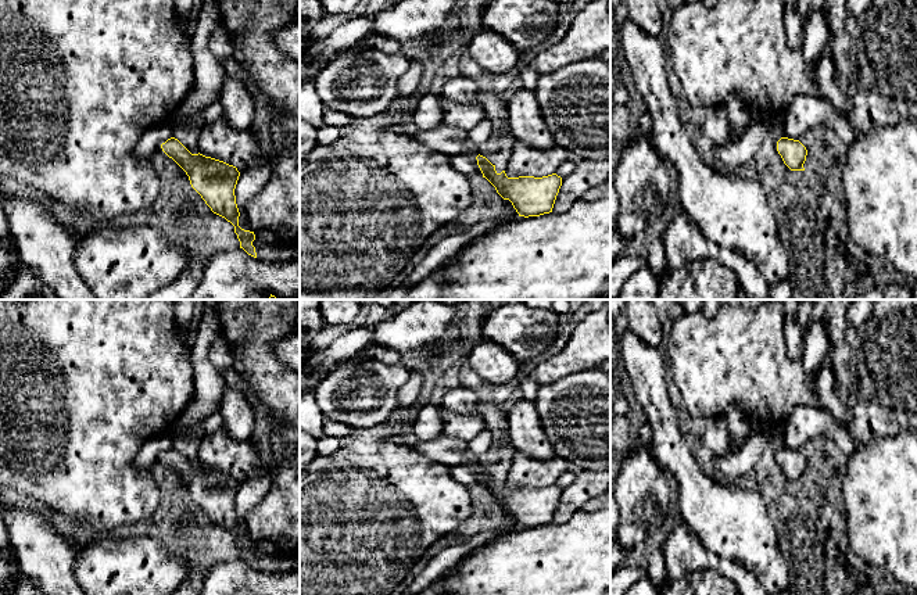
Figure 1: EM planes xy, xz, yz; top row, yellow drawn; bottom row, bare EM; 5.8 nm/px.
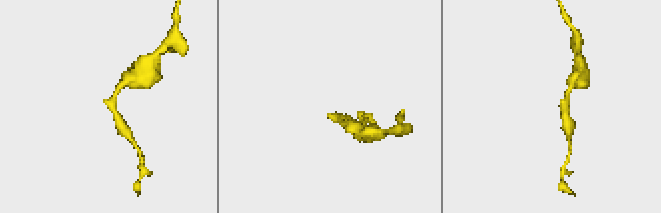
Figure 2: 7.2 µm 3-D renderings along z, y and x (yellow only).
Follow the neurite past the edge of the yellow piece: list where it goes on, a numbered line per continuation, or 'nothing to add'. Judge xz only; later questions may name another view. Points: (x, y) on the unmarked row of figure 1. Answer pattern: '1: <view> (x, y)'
1: xz (447, 451)

